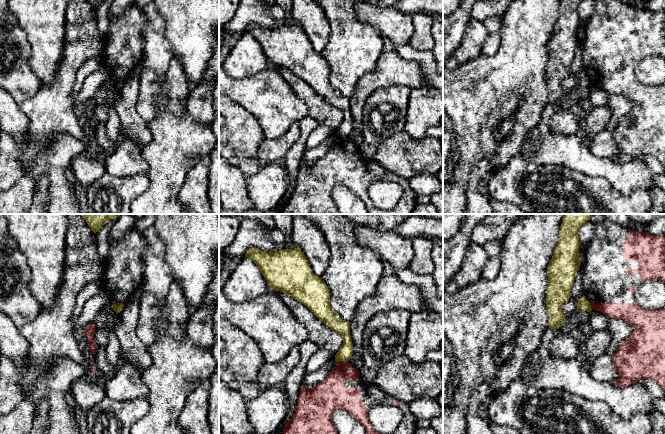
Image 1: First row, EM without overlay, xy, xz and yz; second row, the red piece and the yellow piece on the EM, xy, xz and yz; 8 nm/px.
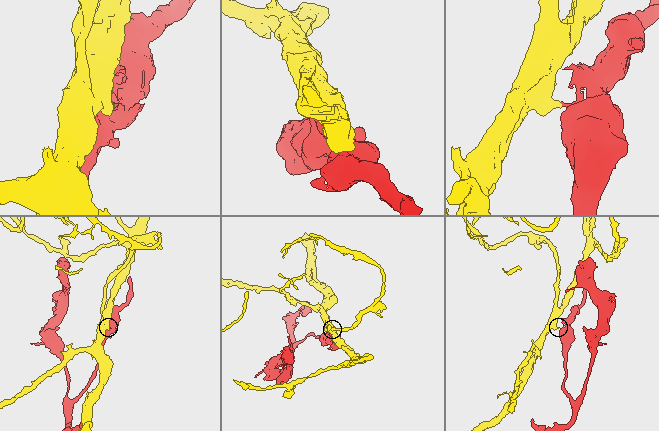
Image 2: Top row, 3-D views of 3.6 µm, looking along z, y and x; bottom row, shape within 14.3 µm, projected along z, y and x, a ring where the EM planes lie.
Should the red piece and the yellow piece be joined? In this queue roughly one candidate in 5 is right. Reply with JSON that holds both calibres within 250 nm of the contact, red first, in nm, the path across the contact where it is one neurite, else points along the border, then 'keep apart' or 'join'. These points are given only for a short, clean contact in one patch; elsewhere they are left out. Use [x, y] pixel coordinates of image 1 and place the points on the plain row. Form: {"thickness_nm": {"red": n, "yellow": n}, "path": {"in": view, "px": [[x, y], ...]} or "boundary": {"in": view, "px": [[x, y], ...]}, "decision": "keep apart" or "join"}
{"thickness_nm": {"red": 220, "yellow": 110}, "boundary": {"in": "xz", "px": [[347, 137], [336, 138]]}, "decision": "keep apart"}

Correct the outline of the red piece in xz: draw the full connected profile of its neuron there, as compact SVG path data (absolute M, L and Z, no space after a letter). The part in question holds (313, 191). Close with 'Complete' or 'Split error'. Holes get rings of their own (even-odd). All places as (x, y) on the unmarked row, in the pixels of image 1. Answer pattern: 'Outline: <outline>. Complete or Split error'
Outline: M336 138L328 153L309 166L302 161L295 189L285 200L280 214L340 214L332 197L335 186L346 186L355 196L359 197L368 210L368 214L412 214L418 197L409 185L408 180L395 176L386 171L382 176L374 175L368 170L368 161L363 156L360 148L350 139ZM378 181L394 181L403 188L403 194L393 210L381 210L374 206L368 195L368 188Z. Split error

